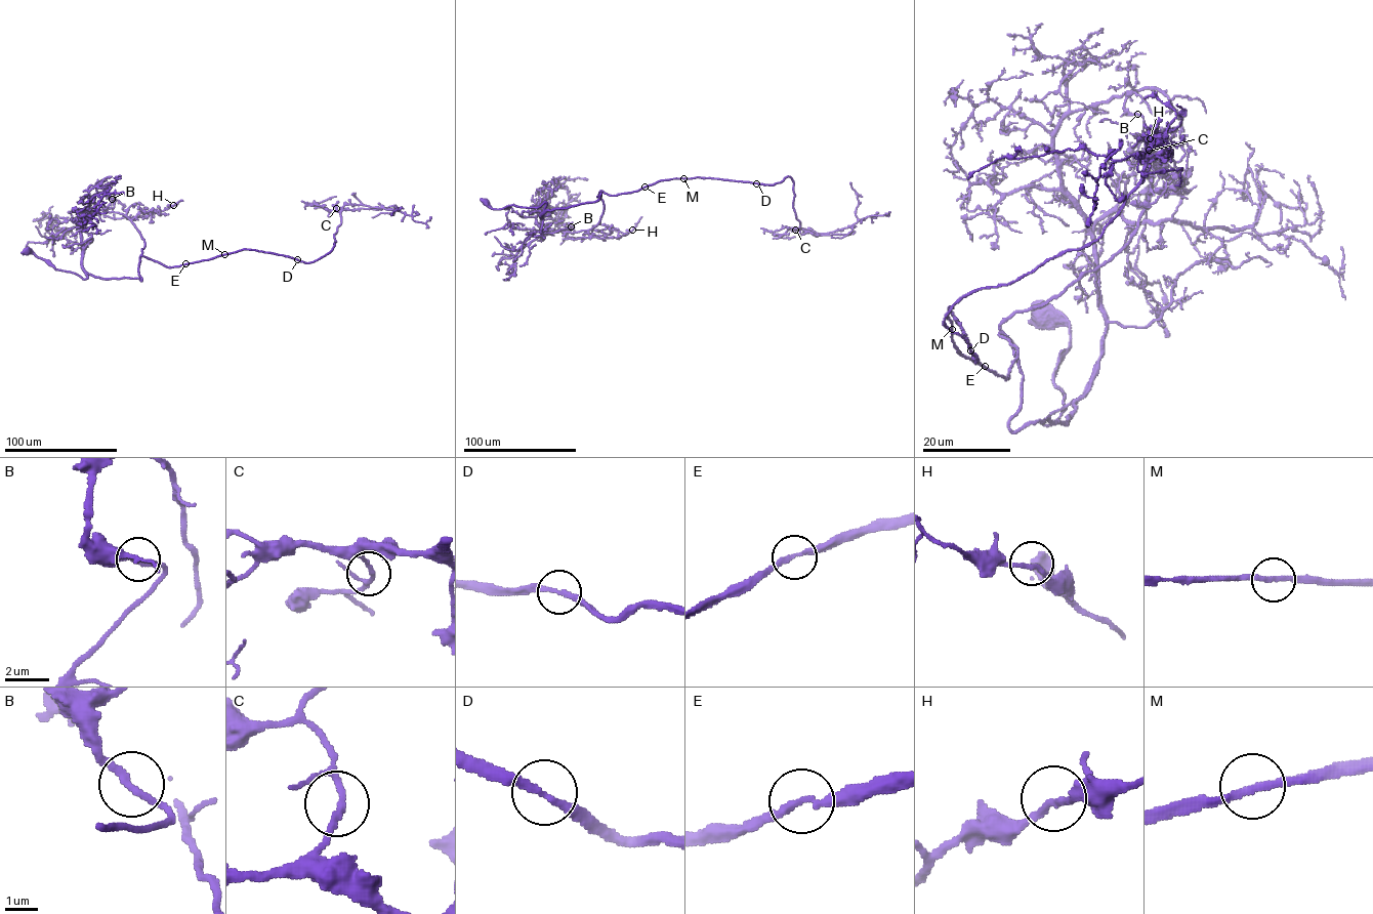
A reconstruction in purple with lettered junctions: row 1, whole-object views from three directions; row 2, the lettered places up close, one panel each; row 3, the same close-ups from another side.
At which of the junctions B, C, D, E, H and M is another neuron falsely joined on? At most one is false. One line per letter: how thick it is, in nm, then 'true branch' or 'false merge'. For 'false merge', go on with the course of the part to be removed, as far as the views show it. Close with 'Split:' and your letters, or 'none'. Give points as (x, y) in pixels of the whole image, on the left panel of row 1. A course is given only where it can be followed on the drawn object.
B: 200 nm | true branch
C: 170 nm | true branch
D: 200 nm | true branch
E: 200 nm | true branch
H: 200 nm | true branch
M: 240 nm | true branch
Split: none

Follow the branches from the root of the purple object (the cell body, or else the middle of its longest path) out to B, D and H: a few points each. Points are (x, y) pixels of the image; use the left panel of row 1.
B: (26, 250), (56, 269), (86, 279), (77, 219), (91, 203), (111, 212), (115, 198), (111, 193), (112, 199)
D: (26, 250), (84, 279), (85, 272), (141, 281), (140, 255), (169, 266), (244, 249), (298, 259)
H: (26, 250), (56, 269), (85, 279), (77, 223), (91, 203), (129, 218), (173, 205)

